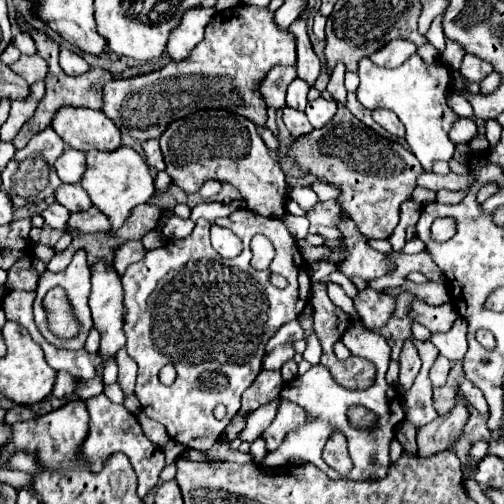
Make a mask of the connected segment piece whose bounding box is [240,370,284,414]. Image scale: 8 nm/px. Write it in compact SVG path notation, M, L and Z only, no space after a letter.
M262 370L256 380L252 382L252 386L242 394L242 414L248 414L252 410L256 410L262 404L268 404L270 400L280 396L280 390L284 388L284 380L280 376L280 372L272 372L272 370Z

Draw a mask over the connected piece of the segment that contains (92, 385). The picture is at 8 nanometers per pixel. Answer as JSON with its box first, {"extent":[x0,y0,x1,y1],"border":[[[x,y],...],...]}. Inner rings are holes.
{"extent":[76,376,104,400],"border":[[[96,376],[92,380],[82,380],[76,388],[76,396],[82,398],[82,400],[88,400],[88,398],[94,398],[94,396],[102,394],[102,388],[104,388],[104,384],[102,384],[100,376]]]}

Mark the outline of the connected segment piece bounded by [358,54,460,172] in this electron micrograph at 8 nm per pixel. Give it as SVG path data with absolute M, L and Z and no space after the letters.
M414 54L402 66L388 70L372 64L370 58L362 58L358 62L358 76L360 76L358 86L360 104L368 110L386 108L396 112L396 116L406 128L406 142L426 172L432 170L434 160L446 160L446 162L452 160L454 144L448 132L460 116L454 114L446 102L452 76L442 62L436 60L432 64L424 64L424 60L418 54Z

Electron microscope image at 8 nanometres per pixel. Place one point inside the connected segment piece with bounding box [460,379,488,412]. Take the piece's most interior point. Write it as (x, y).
(474, 397)

